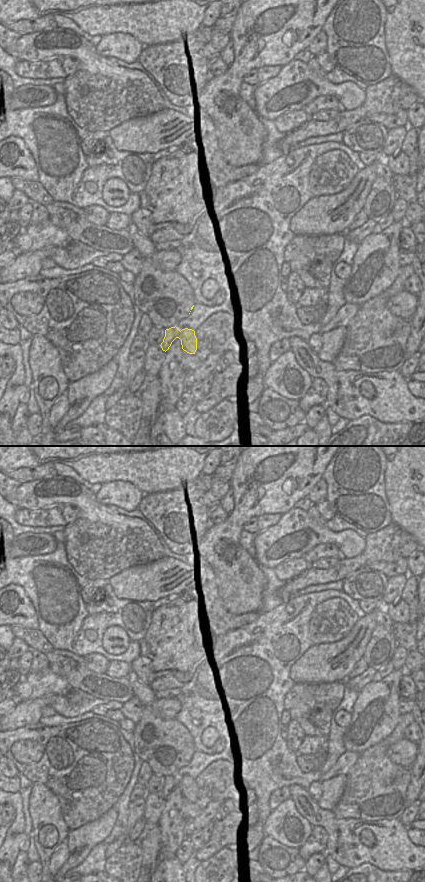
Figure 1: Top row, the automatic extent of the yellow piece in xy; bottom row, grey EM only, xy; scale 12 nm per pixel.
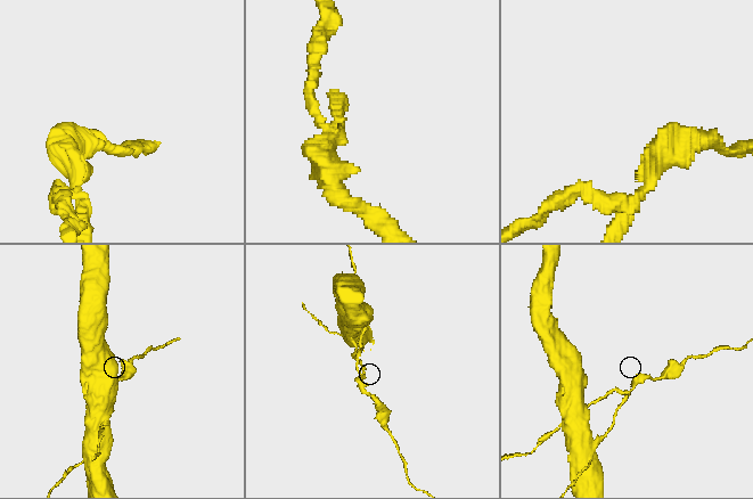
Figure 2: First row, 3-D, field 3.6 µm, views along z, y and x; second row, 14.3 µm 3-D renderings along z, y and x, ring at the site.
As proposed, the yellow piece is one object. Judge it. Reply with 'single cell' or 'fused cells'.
fused cells

